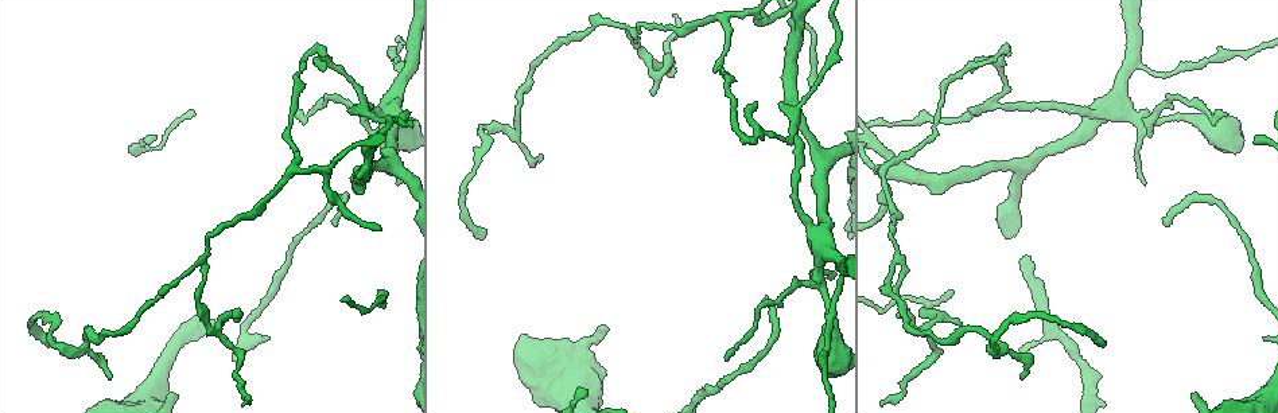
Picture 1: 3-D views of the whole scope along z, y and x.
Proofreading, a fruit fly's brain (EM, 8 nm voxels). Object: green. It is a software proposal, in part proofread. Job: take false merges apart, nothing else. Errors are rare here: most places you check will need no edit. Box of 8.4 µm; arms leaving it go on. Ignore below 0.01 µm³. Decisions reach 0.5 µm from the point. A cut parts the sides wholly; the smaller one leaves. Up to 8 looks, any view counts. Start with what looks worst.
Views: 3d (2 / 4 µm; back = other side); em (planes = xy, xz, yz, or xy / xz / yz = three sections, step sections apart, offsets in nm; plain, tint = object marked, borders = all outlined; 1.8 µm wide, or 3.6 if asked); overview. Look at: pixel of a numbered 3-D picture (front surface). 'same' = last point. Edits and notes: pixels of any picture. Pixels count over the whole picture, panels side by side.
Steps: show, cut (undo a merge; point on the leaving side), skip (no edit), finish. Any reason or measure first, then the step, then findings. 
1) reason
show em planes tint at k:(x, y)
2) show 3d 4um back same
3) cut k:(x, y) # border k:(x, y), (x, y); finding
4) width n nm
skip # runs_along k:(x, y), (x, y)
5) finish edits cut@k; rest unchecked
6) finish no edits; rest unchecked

branch point
show 3d 2um at 1:(820, 254)

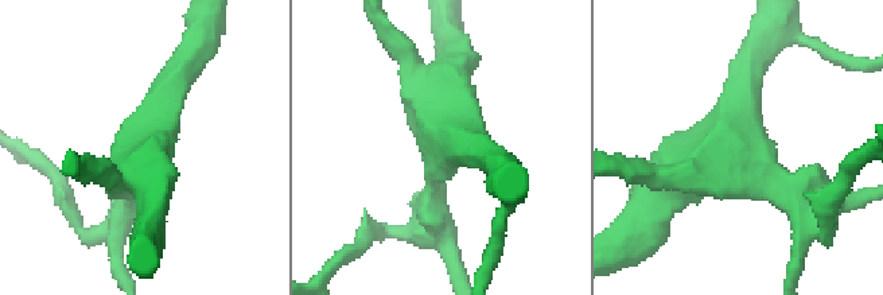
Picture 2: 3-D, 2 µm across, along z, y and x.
arms 4; now the EM
show em xy step 4 tint at 2:(138, 158)

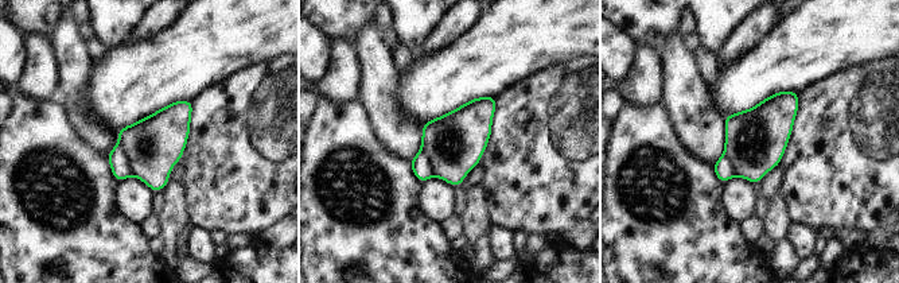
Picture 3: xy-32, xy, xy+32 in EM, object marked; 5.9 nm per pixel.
cut 3:(120, 167) # border 3:(119, 143), (132, 174); a second neuron is stuck on

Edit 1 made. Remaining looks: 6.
show overview

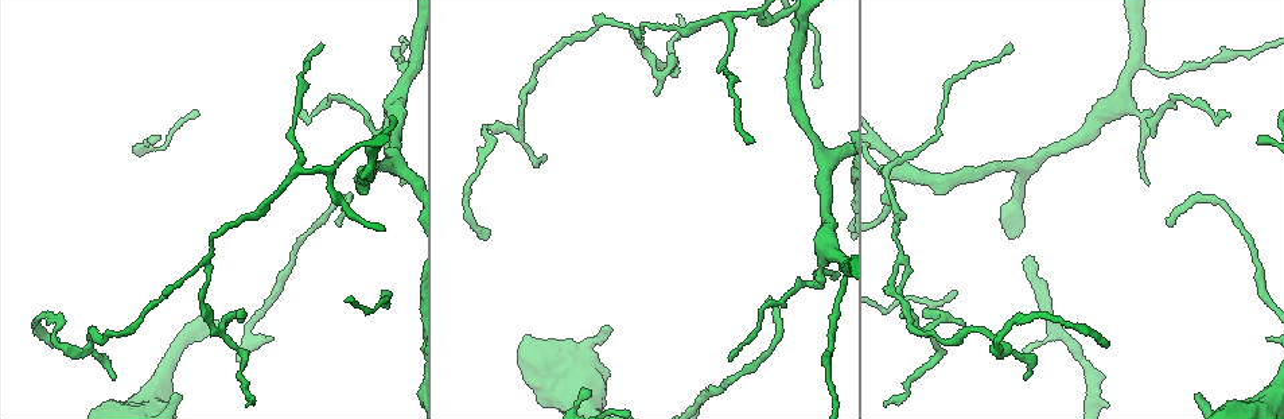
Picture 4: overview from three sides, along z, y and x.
arms part here
show 3d 4um at 4:(647, 59)

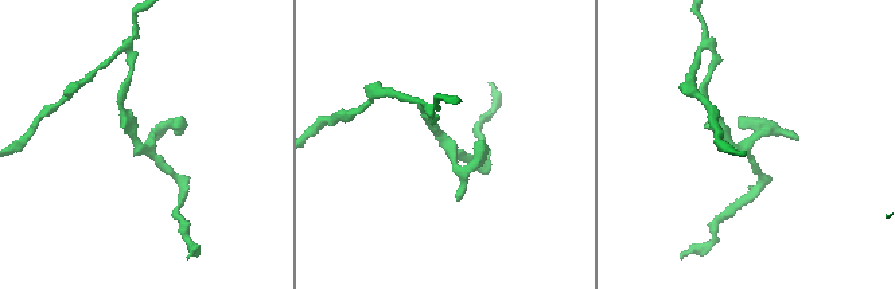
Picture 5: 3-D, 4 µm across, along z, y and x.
show em planes tint at 5:(146, 152)

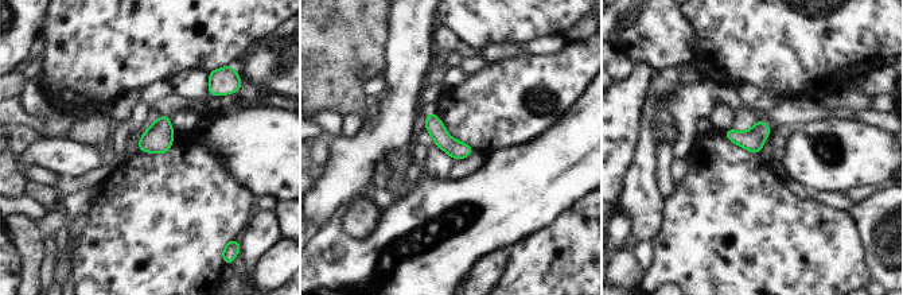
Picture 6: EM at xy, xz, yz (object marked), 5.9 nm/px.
skip # runs_along 6:(431, 116), (454, 148), (468, 150); all the same neuron

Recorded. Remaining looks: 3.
finish edits cut@3; rest unchecked

